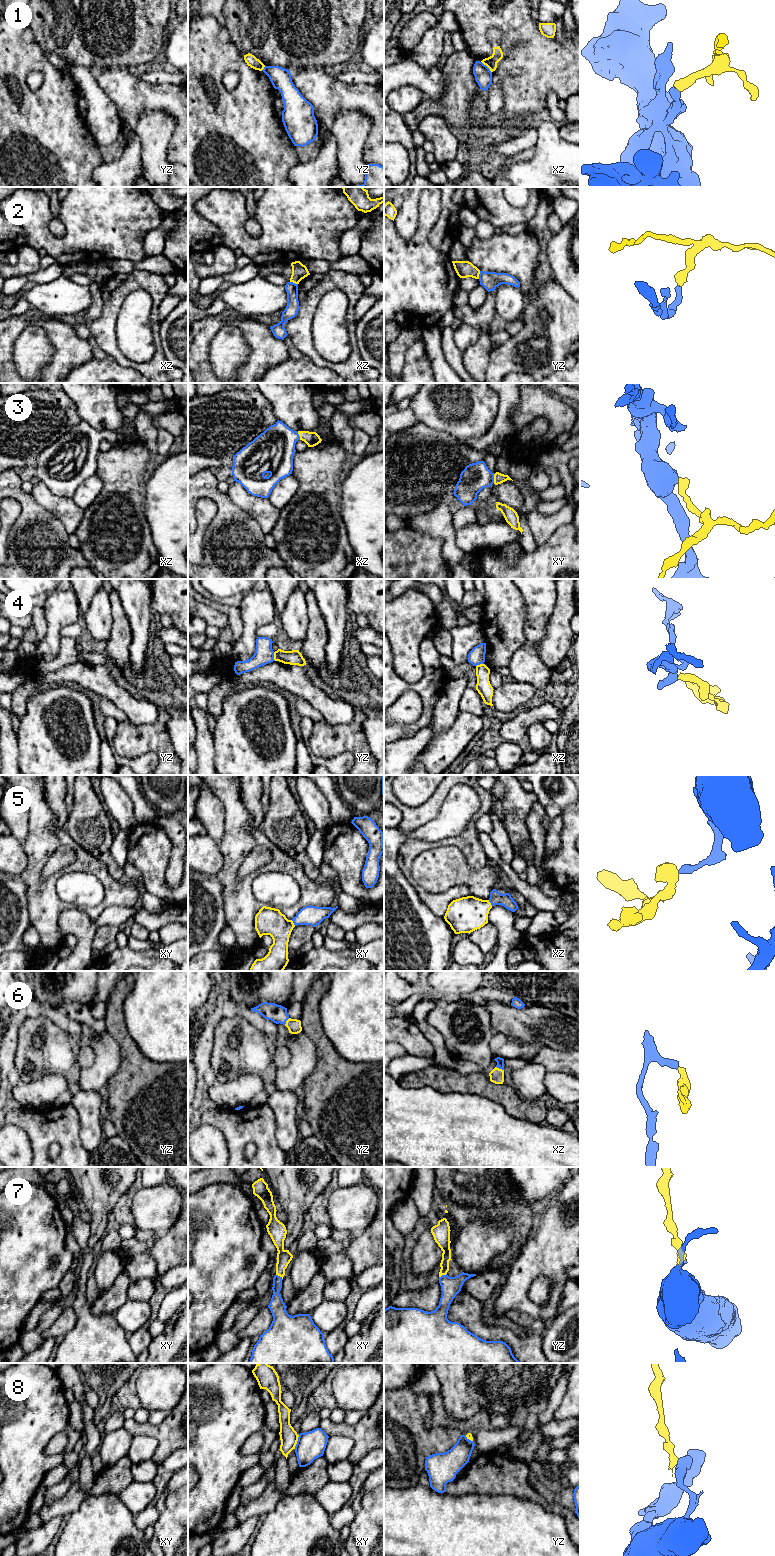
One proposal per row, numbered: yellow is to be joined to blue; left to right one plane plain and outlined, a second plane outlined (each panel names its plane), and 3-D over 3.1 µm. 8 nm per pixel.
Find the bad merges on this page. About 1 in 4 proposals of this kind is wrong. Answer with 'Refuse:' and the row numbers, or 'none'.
Refuse: 1, 2, 4, 8

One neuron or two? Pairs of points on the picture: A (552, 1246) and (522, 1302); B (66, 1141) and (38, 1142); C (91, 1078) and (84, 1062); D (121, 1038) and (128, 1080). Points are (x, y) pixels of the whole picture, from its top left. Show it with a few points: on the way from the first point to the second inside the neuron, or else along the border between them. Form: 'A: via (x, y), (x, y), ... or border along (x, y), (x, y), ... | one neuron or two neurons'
A: via (538, 1260), (522, 1276), (522, 1288) | one neuron
B: via (59, 1138), (45, 1138) | one neuron
C: border along (91, 1045), (94, 1061), (81, 1069) | two neurons
D: via (127, 1048), (128, 1070) | one neuron

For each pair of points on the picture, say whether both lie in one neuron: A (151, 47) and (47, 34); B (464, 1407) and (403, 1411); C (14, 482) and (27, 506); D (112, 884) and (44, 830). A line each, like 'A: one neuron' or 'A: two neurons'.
A: one neuron
B: two neurons
C: one neuron
D: one neuron

